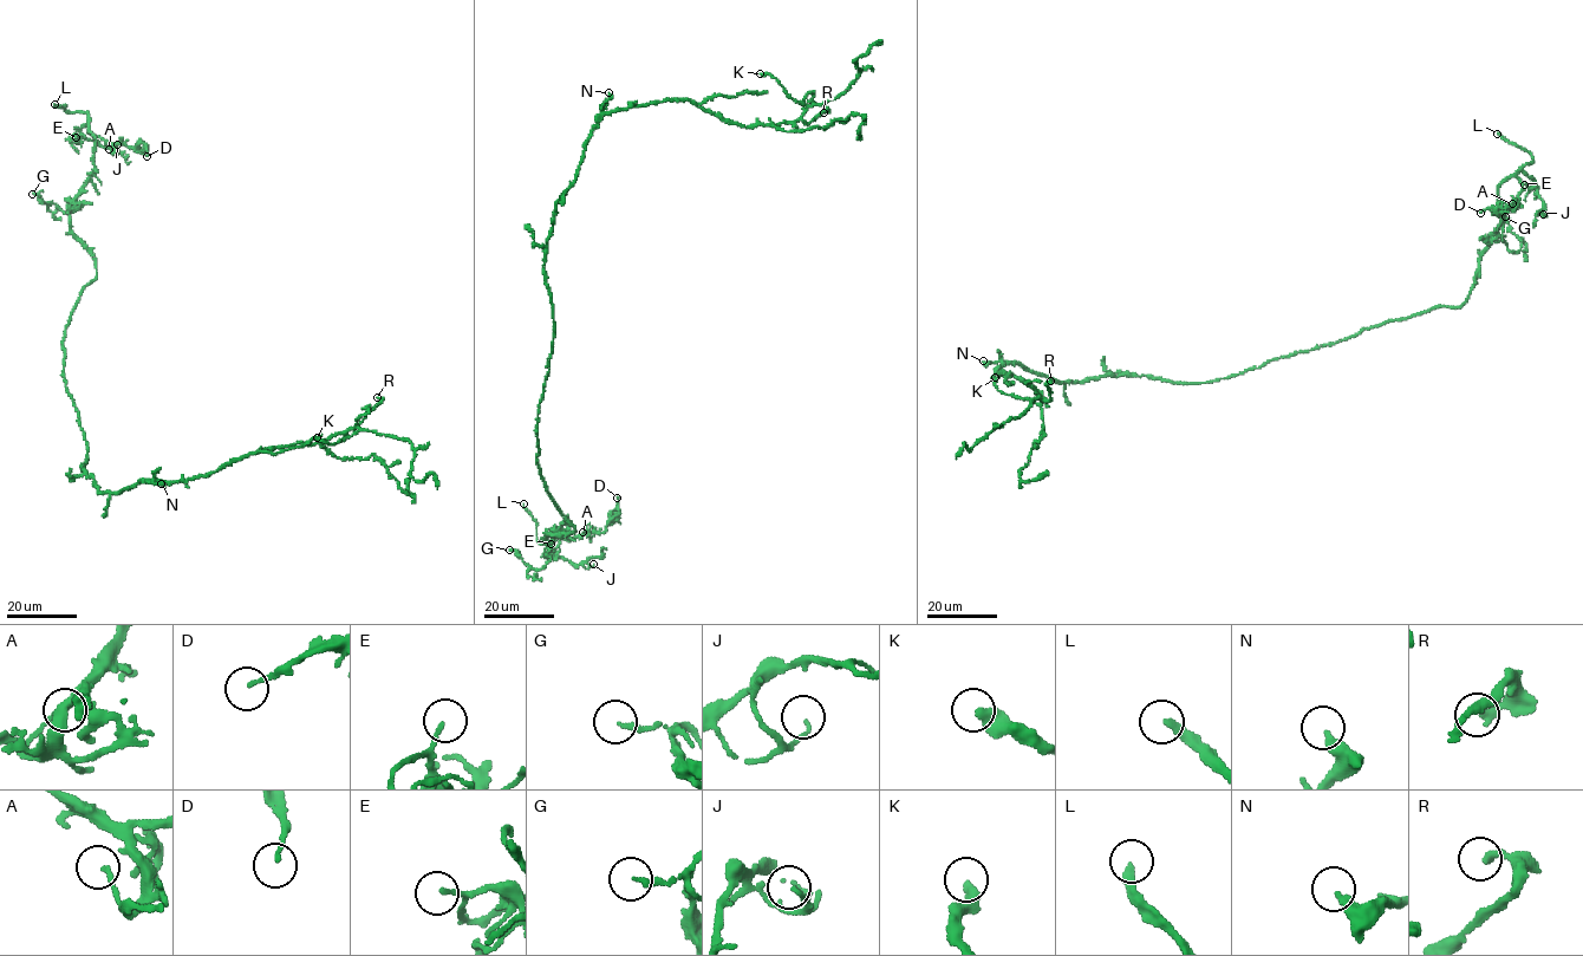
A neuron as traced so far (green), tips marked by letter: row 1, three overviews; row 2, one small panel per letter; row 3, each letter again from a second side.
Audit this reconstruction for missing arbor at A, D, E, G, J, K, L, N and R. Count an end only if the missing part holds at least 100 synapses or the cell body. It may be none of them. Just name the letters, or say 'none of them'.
L

